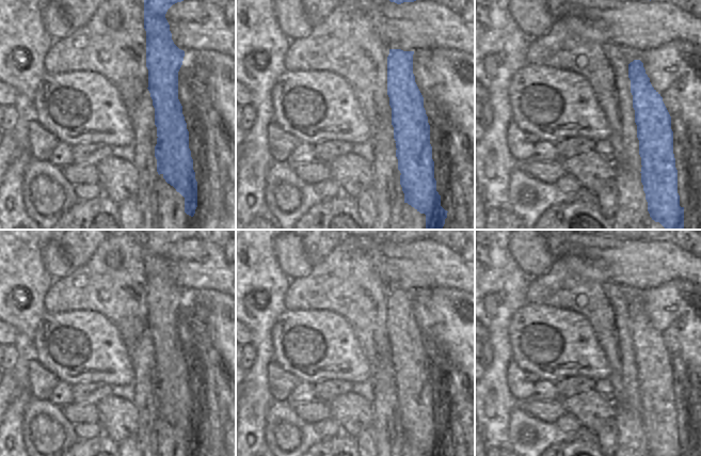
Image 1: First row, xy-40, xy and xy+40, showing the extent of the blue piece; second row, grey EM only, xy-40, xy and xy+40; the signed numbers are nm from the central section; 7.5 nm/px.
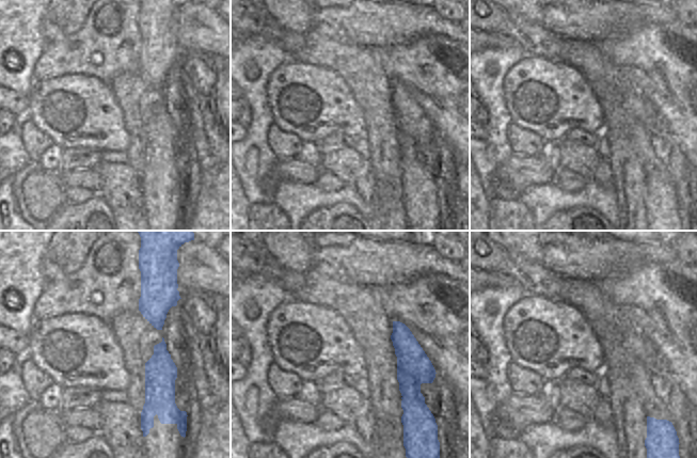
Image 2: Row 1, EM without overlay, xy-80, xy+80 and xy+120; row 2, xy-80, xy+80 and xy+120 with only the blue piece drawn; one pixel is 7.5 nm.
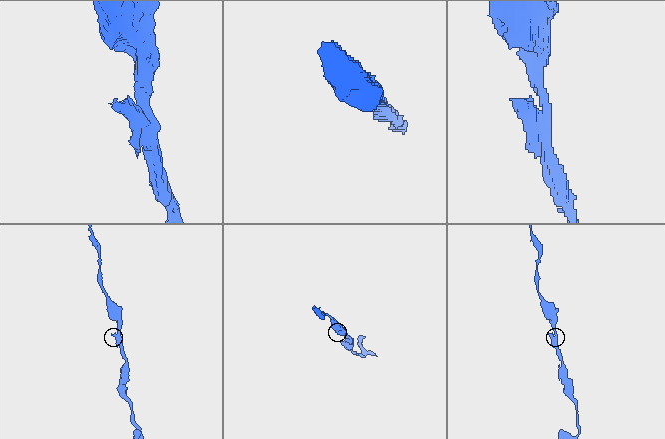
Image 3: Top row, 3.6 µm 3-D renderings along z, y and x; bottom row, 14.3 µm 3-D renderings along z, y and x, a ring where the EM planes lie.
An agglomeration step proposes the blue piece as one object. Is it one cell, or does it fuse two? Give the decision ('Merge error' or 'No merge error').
Merge error

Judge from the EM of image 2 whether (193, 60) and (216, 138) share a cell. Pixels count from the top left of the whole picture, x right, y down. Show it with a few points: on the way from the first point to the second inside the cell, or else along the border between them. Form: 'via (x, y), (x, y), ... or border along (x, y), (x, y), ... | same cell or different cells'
border along (195, 75), (188, 81), (186, 87) | different cells

